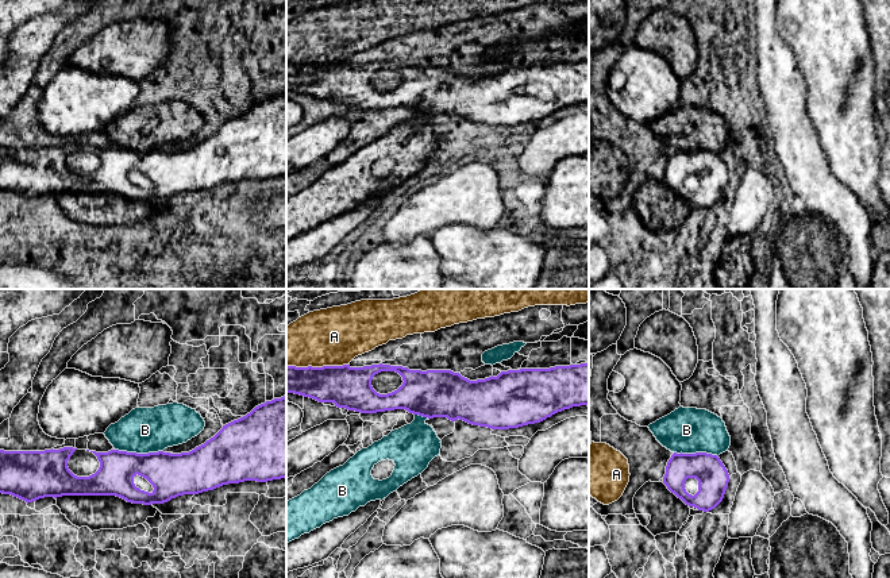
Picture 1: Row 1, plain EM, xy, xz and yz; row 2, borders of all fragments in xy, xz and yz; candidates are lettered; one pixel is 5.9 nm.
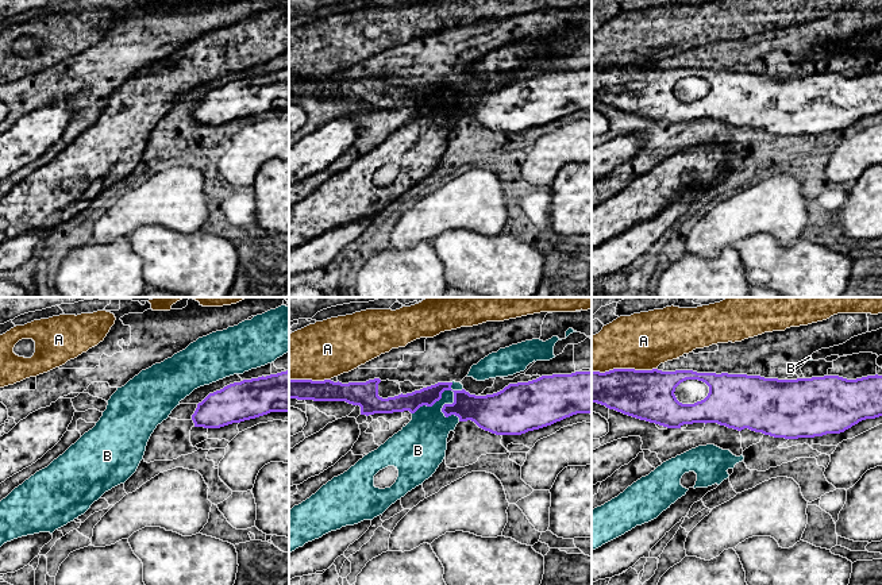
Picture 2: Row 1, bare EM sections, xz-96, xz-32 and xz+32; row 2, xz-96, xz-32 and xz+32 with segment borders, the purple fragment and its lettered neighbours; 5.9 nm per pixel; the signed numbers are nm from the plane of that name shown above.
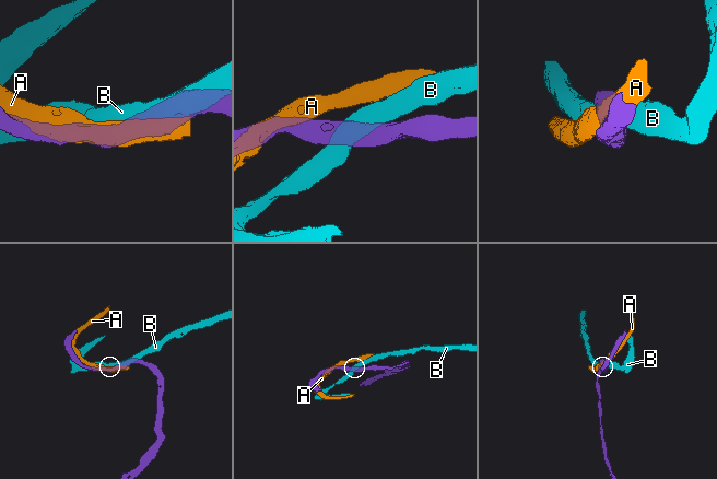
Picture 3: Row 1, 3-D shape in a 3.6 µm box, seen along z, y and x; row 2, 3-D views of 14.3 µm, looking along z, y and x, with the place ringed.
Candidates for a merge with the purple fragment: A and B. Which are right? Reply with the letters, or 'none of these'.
none of these

